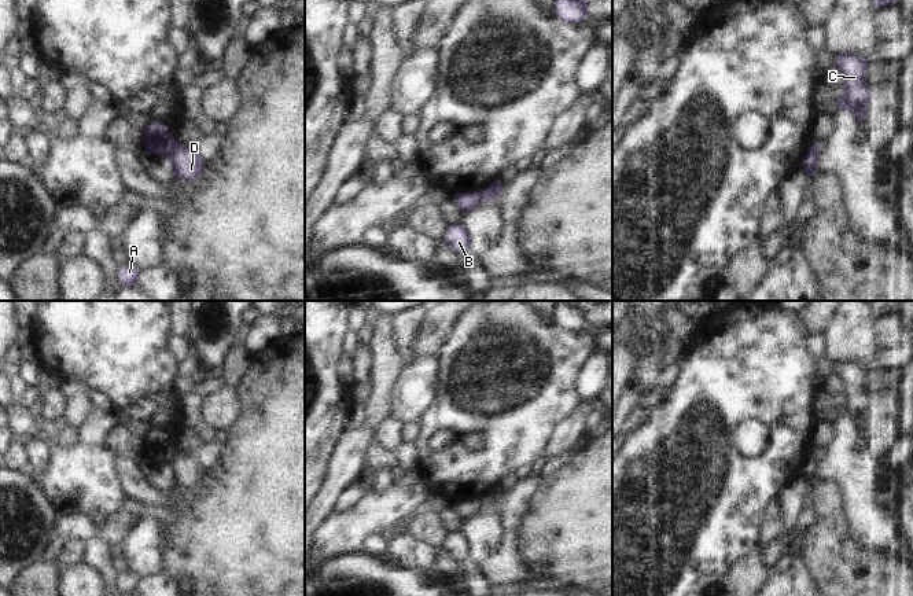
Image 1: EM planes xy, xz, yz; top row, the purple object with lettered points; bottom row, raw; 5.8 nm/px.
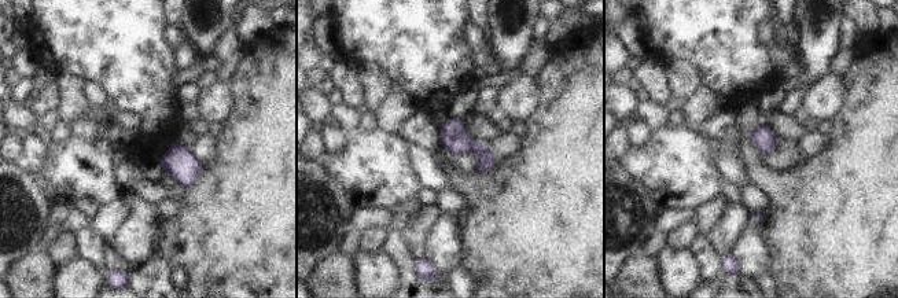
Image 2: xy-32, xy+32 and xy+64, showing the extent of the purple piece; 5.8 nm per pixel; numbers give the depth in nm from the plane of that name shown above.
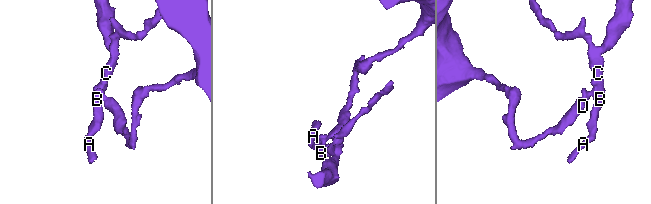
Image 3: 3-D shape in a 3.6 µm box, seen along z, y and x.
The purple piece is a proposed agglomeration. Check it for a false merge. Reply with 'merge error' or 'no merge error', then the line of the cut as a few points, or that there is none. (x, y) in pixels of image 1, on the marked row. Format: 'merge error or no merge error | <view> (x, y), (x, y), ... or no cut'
merge error | xy (177, 144), (168, 154)

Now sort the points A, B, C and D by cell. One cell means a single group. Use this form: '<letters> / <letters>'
A B C / D

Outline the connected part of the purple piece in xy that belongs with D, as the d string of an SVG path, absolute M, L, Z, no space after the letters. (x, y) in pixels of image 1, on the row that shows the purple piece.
M177 144L169 154L169 158L172 162L172 176L189 183L198 181L206 169L206 163L192 146Z

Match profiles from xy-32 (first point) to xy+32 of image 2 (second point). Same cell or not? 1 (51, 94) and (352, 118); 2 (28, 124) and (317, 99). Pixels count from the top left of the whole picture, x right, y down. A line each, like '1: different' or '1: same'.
1: different
2: same

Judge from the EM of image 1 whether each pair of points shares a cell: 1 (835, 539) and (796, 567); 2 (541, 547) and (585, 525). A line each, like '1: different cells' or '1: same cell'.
1: different cells
2: same cell

